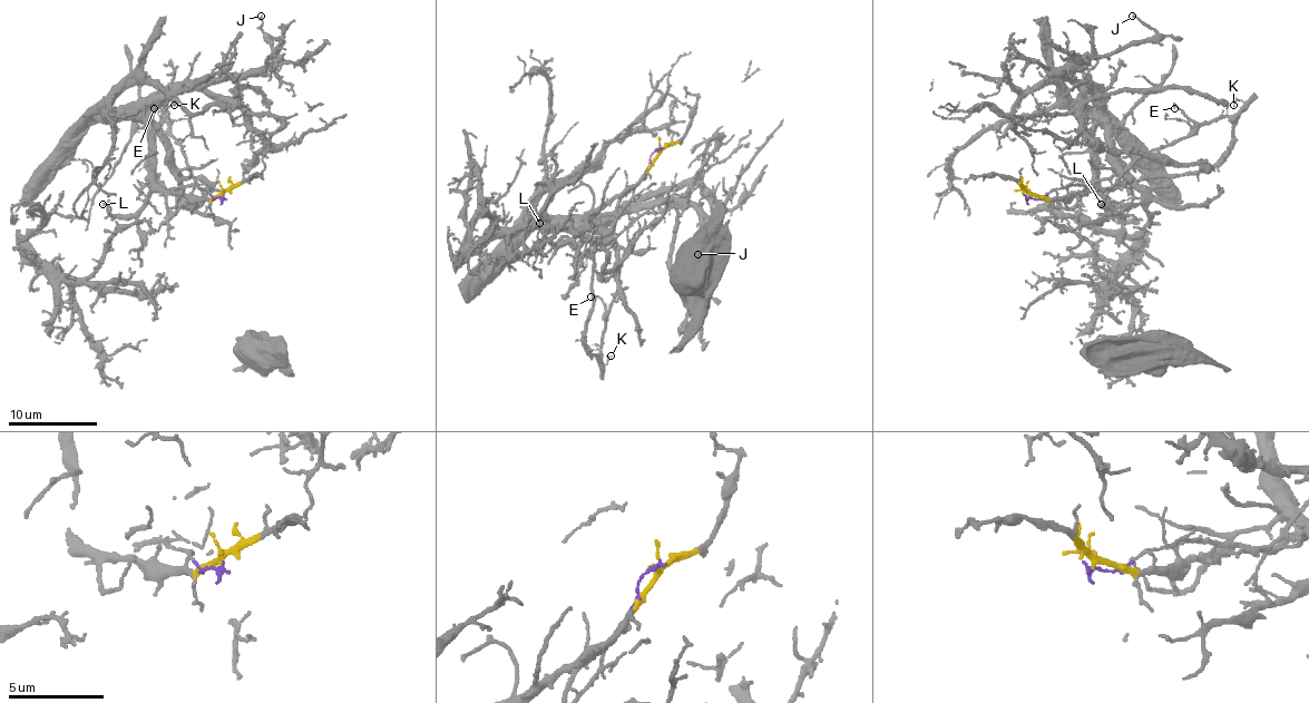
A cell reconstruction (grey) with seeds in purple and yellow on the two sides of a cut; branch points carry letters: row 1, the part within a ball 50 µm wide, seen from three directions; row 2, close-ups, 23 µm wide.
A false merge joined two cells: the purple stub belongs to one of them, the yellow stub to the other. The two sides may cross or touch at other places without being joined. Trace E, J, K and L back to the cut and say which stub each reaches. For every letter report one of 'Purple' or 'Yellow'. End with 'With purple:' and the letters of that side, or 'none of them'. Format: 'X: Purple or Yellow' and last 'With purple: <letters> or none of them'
E: Purple
J: Yellow
K: Purple
L: Yellow
With purple: E, K

